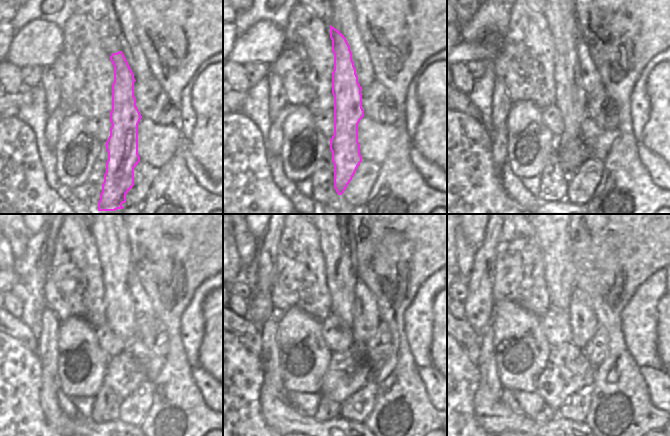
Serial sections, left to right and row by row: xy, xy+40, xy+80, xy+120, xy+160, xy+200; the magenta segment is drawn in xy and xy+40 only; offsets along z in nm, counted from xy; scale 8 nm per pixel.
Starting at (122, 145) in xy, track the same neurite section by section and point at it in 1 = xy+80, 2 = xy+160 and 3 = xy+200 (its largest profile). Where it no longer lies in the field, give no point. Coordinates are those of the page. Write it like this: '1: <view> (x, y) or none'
1: xy+80 (560, 13)
2: xy+160 (335, 241)
3: xy+200 (553, 234)

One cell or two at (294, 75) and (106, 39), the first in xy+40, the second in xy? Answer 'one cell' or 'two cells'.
two cells

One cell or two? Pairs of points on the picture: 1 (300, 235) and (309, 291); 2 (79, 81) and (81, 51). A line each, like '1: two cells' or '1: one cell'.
1: one cell
2: one cell

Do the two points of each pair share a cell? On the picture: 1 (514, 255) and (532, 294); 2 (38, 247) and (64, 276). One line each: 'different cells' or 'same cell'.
1: same cell
2: different cells

